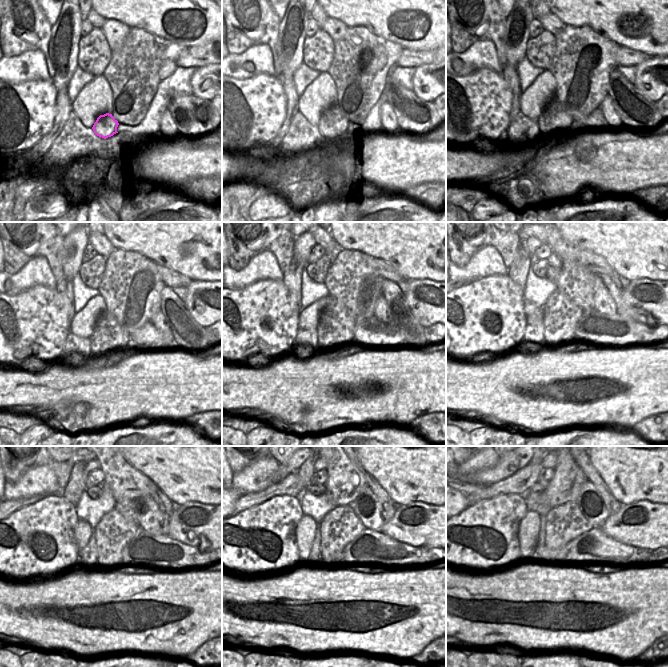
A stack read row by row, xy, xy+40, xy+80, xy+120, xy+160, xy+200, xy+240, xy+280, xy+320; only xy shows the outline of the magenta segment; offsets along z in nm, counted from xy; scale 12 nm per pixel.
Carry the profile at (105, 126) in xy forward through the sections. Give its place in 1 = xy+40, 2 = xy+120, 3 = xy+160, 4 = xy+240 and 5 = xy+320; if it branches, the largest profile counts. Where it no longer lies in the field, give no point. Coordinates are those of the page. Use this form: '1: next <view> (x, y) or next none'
1: next xy+40 (332, 125)
2: next xy+120 (108, 334)
3: next xy+160 (333, 327)
4: next xy+240 (113, 532)
5: next xy+320 (565, 522)

